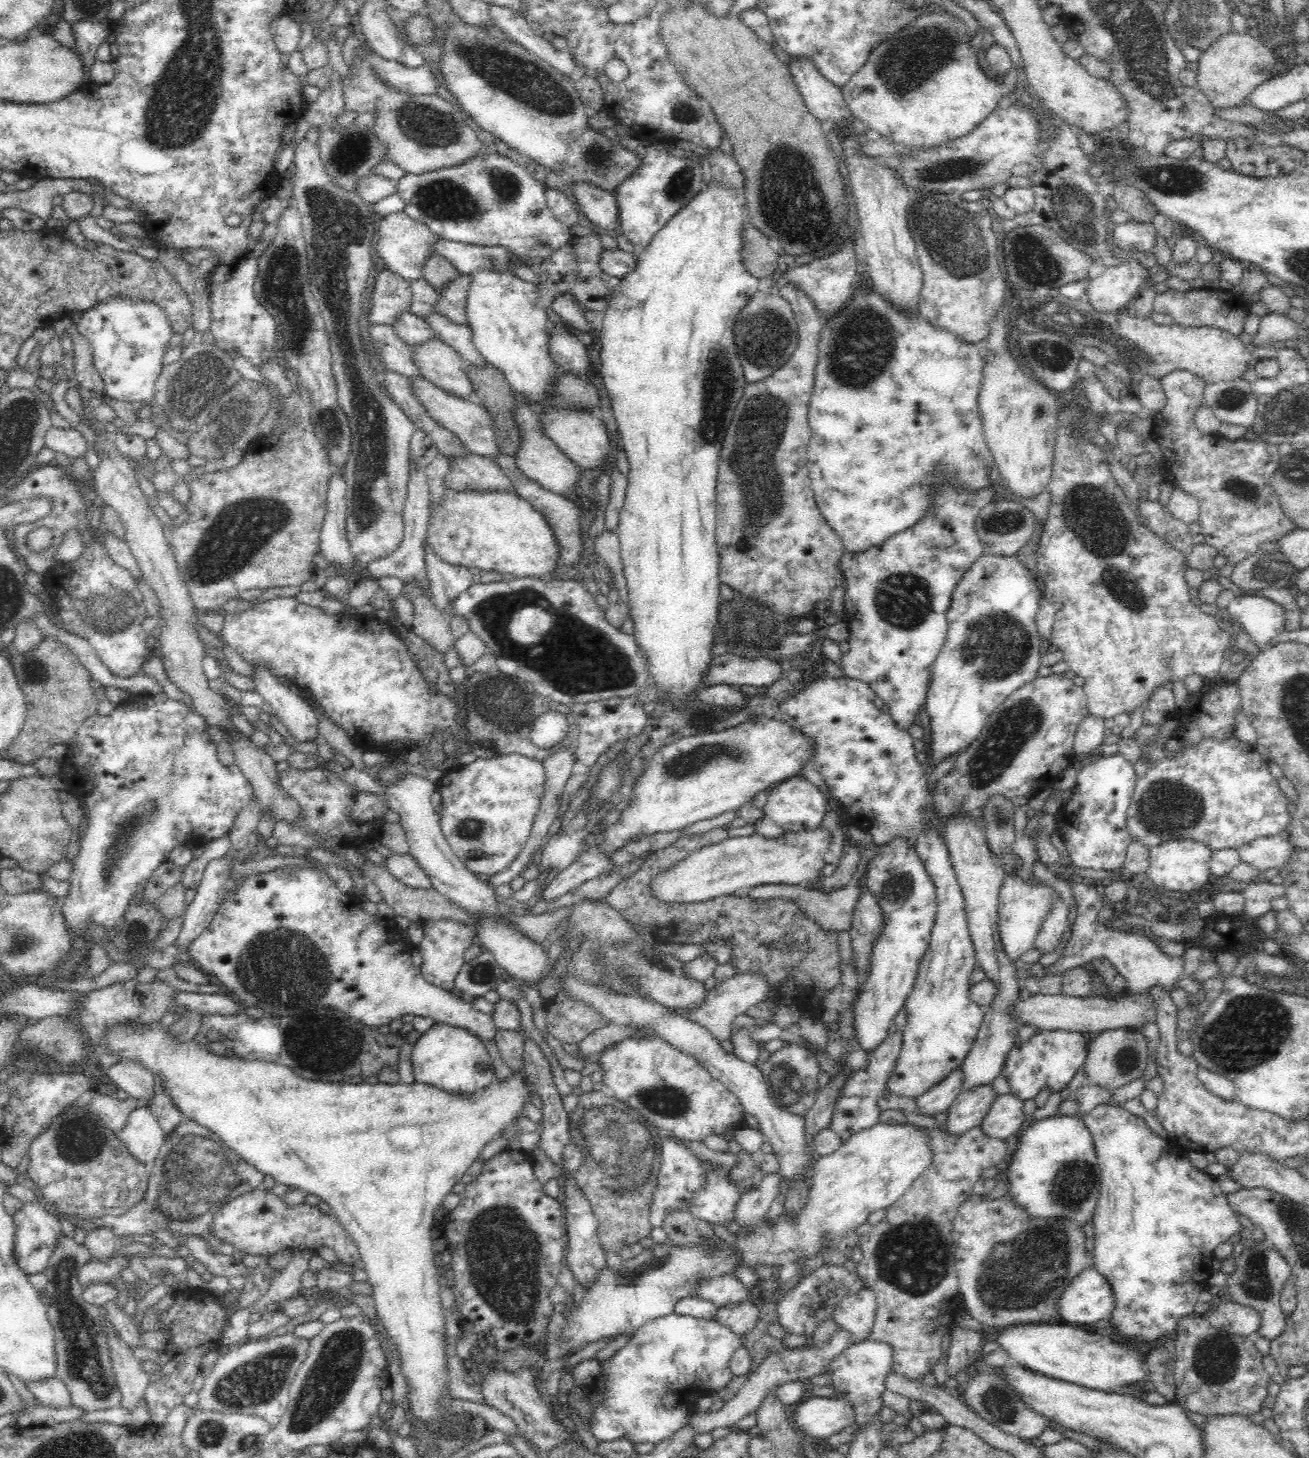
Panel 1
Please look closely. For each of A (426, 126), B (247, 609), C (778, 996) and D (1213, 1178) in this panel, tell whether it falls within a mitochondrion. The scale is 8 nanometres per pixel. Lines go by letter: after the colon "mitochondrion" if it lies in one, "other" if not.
A: mitochondrion
B: other
C: other
D: other

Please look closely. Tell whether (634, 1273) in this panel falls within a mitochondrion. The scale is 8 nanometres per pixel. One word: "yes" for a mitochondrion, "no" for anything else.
yes

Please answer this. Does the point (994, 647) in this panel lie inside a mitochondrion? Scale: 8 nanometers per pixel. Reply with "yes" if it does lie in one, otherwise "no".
yes

